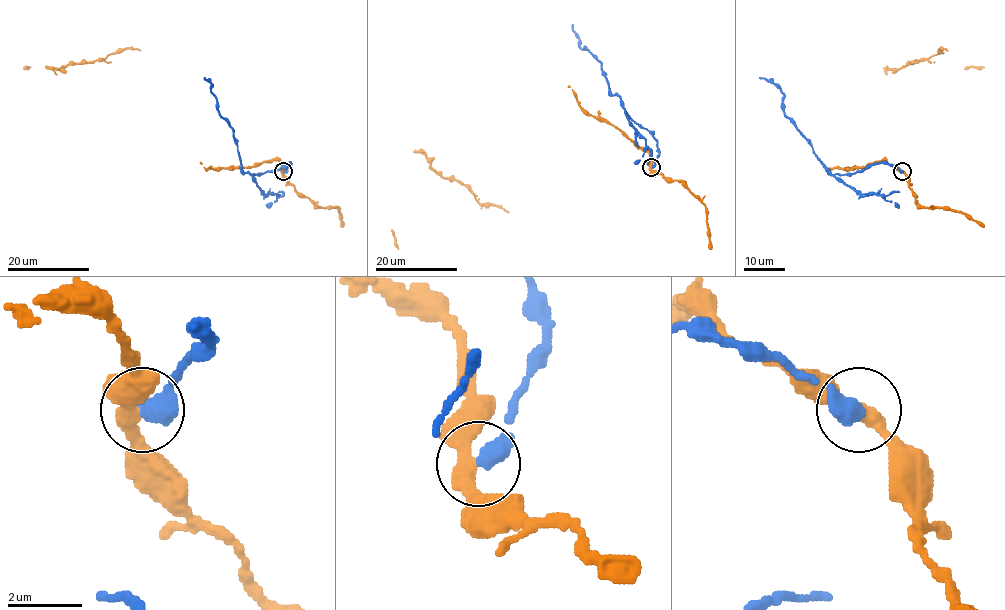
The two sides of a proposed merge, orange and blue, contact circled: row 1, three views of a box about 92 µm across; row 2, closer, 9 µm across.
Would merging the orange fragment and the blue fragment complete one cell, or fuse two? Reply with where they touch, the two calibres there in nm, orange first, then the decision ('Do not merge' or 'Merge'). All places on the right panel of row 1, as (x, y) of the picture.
Place: (902, 171). Thickness 360 nm (orange) against 480 nm. Merge

